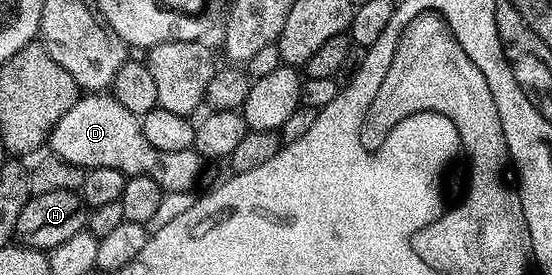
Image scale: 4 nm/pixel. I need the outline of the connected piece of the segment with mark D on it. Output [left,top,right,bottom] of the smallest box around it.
[48,93,204,192]

